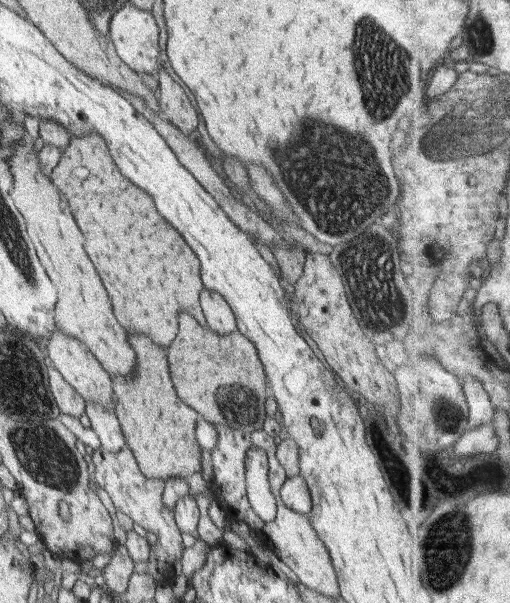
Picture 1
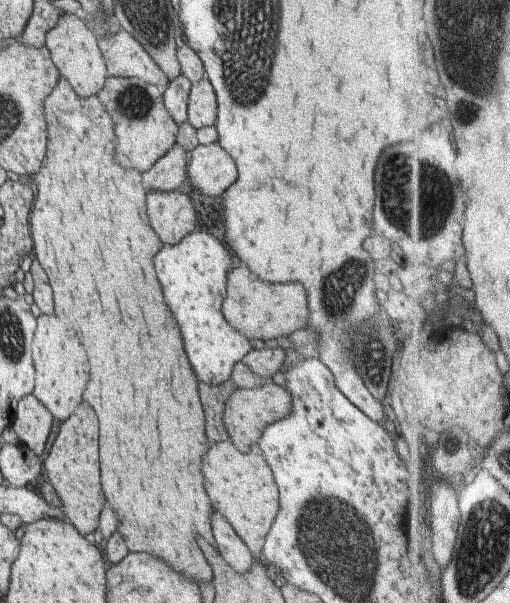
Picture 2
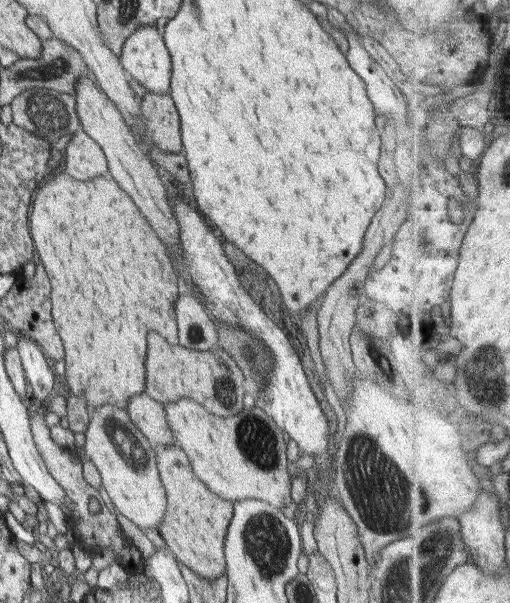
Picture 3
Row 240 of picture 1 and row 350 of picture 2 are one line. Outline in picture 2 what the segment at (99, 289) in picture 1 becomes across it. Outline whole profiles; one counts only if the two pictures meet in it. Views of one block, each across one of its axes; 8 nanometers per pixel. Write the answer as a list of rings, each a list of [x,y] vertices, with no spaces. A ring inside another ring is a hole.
[[[40,316],[38,318],[38,330],[31,344],[33,361],[35,364],[35,389],[33,395],[48,408],[54,418],[68,420],[72,412],[82,402],[82,392],[88,382],[88,362],[82,344],[78,342],[78,336],[74,330],[66,328],[58,316]]]

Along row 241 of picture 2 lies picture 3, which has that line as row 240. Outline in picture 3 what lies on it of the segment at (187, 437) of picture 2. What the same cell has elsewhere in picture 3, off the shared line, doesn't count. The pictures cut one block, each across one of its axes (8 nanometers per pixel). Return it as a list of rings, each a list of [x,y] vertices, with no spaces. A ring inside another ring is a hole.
[[[60,173],[55,178],[48,180],[38,190],[34,202],[32,202],[32,212],[30,212],[30,234],[35,246],[35,252],[38,252],[40,262],[44,264],[46,275],[51,285],[51,316],[55,330],[60,335],[63,348],[65,349],[65,374],[60,380],[60,387],[66,394],[84,394],[86,398],[86,406],[89,413],[94,412],[98,406],[116,405],[122,410],[128,406],[130,396],[142,394],[146,390],[146,332],[156,331],[162,335],[162,338],[170,345],[178,345],[178,330],[176,326],[176,314],[174,314],[174,300],[176,300],[181,292],[178,288],[179,281],[176,280],[176,274],[172,270],[172,264],[166,256],[166,248],[164,244],[156,238],[156,234],[152,232],[152,228],[148,226],[148,222],[144,220],[144,216],[140,216],[138,208],[132,204],[130,196],[122,190],[117,182],[112,178],[98,176],[96,178],[80,181],[71,177],[68,173]],[[126,326],[132,326],[132,330],[136,330],[134,334],[138,336],[128,336],[126,334]]]

